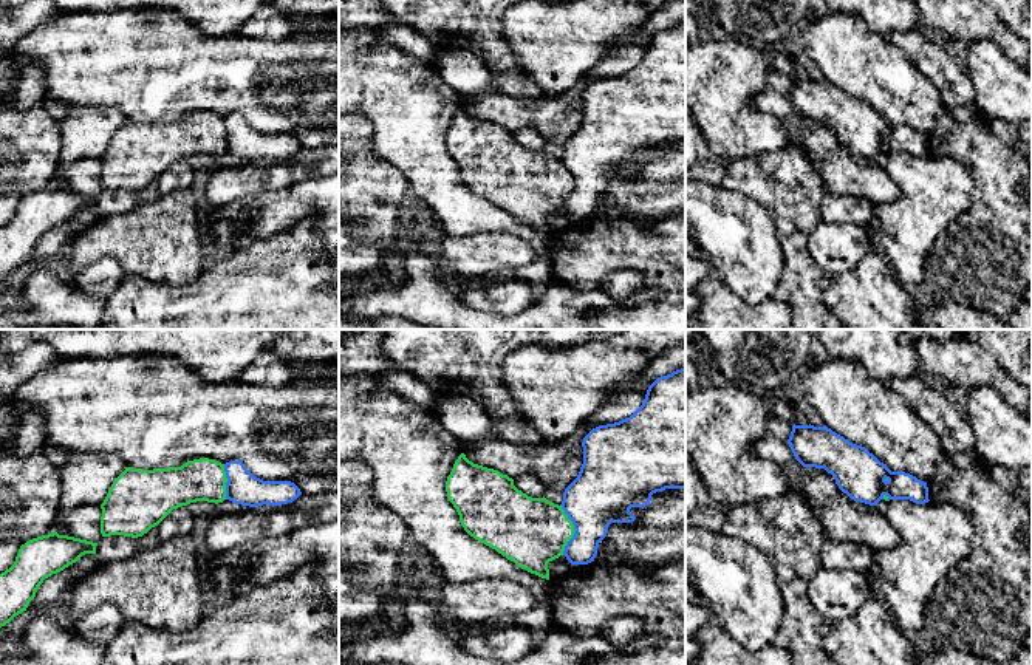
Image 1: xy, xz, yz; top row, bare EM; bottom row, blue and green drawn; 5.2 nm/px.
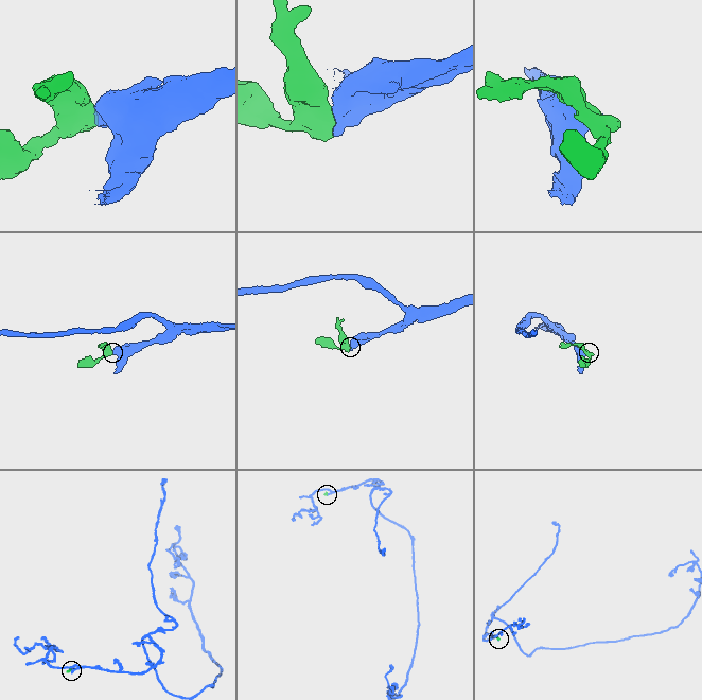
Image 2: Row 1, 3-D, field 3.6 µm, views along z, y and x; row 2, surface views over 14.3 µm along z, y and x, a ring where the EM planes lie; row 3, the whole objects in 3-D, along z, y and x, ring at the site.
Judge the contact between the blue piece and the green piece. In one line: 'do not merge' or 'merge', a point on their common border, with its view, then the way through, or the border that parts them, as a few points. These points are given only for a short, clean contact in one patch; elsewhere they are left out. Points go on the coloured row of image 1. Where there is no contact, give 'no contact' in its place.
do not merge | xz (574, 528) | along xz (560, 504), (574, 529), (574, 535), (567, 543), (563, 554)

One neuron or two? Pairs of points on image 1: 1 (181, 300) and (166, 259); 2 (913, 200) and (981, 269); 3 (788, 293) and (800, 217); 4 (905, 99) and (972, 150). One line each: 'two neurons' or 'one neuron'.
1: two neurons
2: two neurons
3: one neuron
4: two neurons

